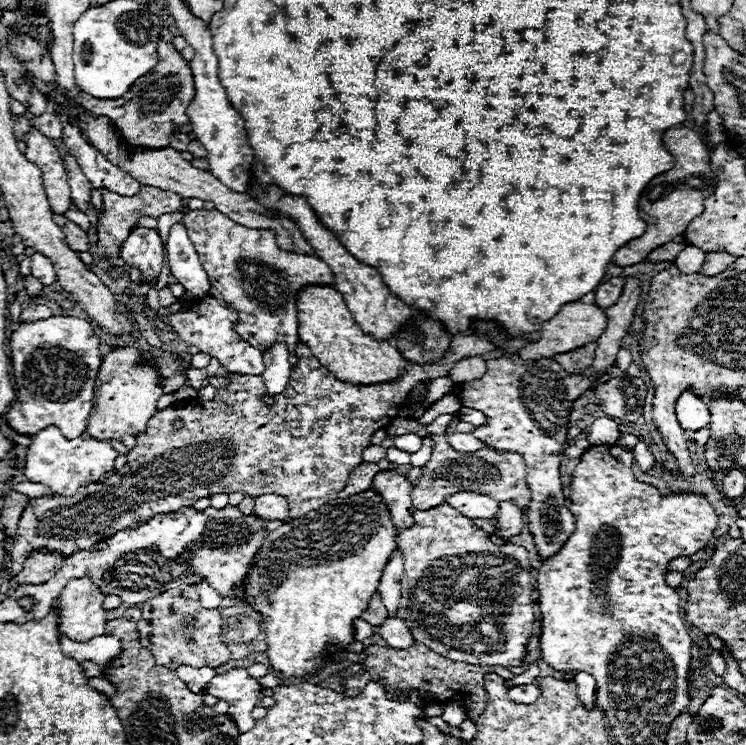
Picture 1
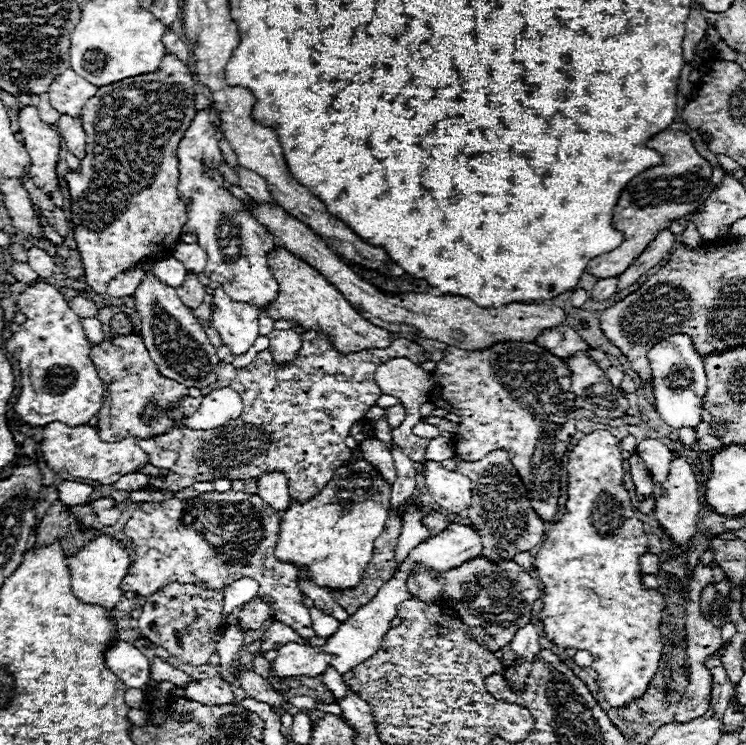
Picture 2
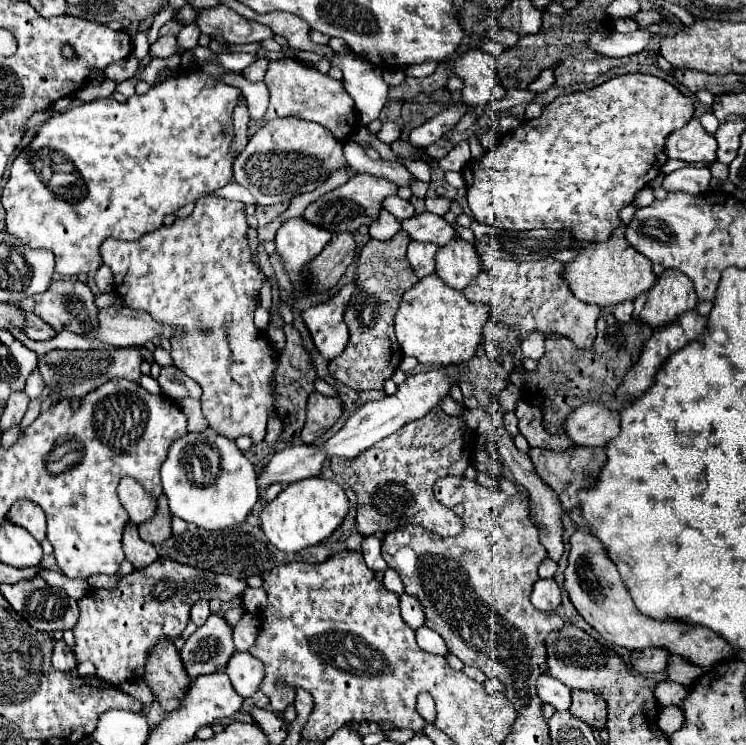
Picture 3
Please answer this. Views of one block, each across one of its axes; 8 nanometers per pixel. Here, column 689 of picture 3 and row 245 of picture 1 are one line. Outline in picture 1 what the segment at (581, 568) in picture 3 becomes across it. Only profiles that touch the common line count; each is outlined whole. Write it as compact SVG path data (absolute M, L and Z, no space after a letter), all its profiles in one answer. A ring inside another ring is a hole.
M684 126L668 128L668 132L664 132L664 136L662 136L662 142L664 142L664 148L674 158L674 168L668 170L668 172L662 172L662 174L654 176L648 182L648 186L644 188L644 192L640 194L638 216L642 220L646 220L648 228L646 228L646 232L640 238L630 240L620 250L616 250L616 254L612 258L614 266L626 268L626 266L638 264L638 262L646 260L646 256L654 248L658 248L658 246L674 240L676 236L680 236L688 228L690 220L694 220L696 216L700 216L704 212L704 200L718 186L718 178L710 170L708 148L702 142L702 138L700 138L698 132L694 132L690 128L684 128Z

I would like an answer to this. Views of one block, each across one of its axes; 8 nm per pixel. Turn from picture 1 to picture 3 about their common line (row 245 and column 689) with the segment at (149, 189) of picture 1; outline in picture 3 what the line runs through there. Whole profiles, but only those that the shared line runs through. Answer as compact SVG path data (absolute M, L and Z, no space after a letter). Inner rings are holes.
M622 74L592 90L562 94L544 106L540 118L526 120L516 130L506 132L494 150L464 166L462 174L472 216L502 230L550 228L568 230L580 242L608 240L620 228L620 210L632 204L636 192L654 180L666 162L664 144L668 134L688 124L692 114L692 100L652 74Z

